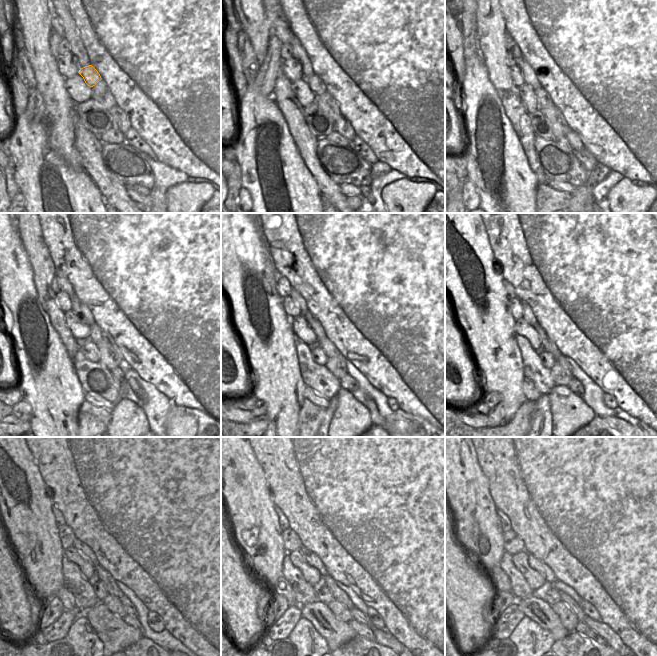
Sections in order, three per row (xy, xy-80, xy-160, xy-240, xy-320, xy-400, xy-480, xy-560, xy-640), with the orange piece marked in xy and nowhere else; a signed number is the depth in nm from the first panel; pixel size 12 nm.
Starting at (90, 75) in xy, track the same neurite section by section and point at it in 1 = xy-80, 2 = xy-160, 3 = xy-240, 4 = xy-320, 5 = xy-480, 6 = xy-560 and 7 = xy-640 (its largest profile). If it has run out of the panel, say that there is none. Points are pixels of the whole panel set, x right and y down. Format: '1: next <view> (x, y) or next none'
1: next xy-80 (315, 83)
2: next xy-160 (543, 98)
3: next xy-240 (96, 334)
4: next xy-320 (329, 348)
5: next xy-480 (128, 605)
6: next xy-560 (359, 616)
7: next xy-640 (612, 639)

